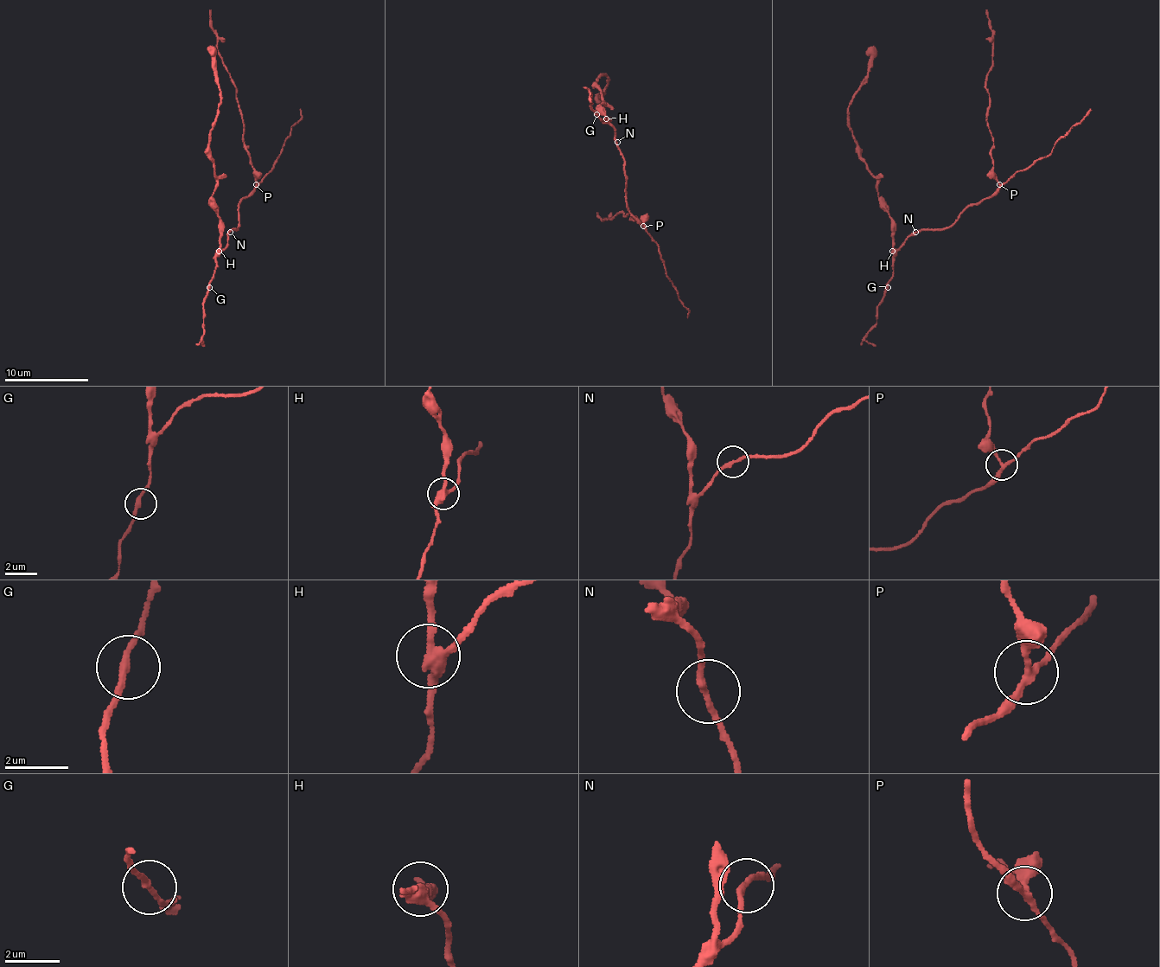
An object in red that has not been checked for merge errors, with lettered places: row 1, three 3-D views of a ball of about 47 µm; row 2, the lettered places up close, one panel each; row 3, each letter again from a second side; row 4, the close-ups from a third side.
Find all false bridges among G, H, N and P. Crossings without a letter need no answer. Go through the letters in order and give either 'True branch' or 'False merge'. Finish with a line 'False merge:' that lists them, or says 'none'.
G: True branch
H: False merge
N: True branch
P: False merge
False merge: H, P

